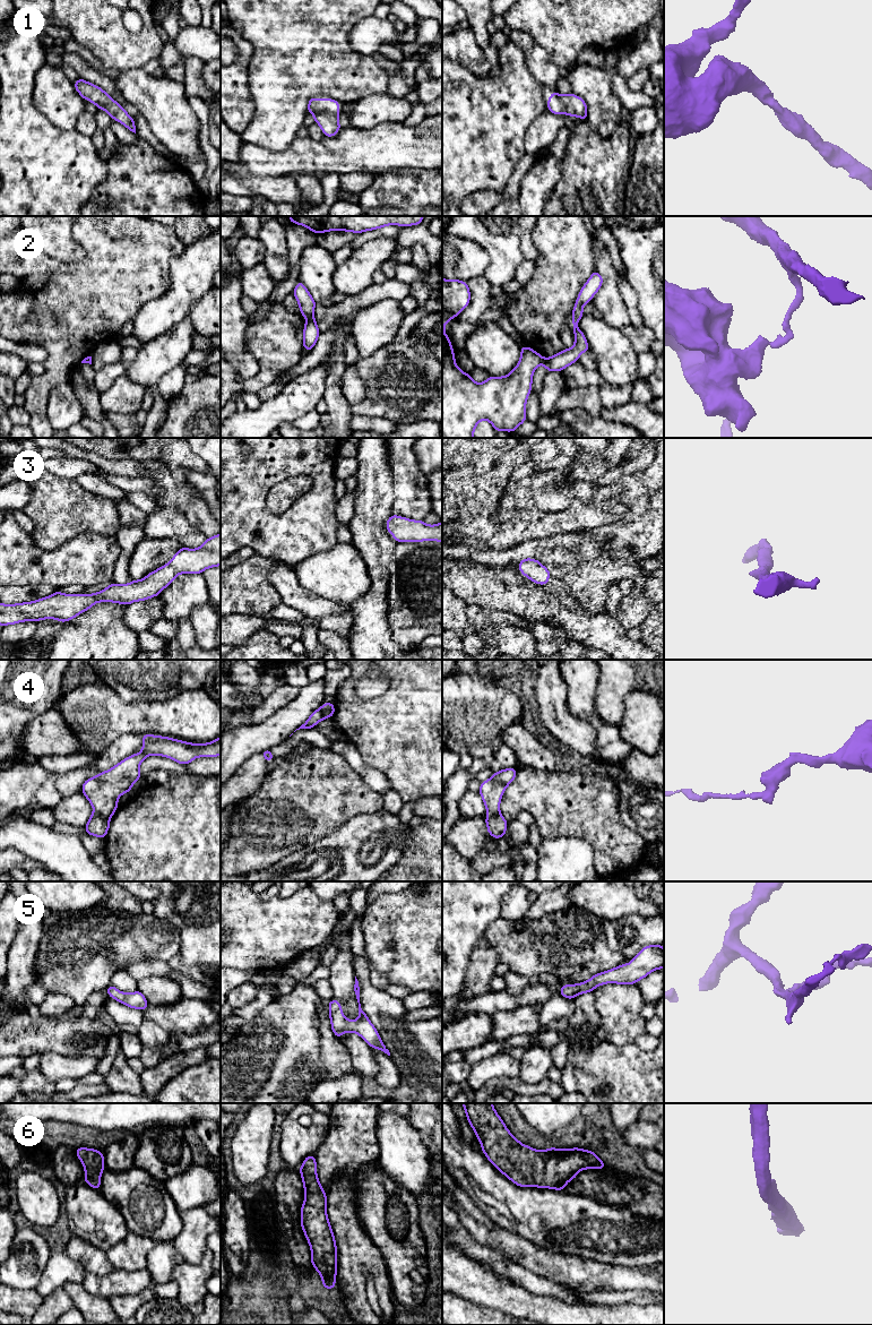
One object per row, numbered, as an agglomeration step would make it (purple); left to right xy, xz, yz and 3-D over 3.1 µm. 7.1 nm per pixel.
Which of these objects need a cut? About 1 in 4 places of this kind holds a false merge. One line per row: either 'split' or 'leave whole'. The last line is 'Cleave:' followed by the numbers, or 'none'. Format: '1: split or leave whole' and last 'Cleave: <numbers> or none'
1: leave whole
2: split
3: leave whole
4: split
5: leave whole
6: leave whole
Cleave: 2, 4

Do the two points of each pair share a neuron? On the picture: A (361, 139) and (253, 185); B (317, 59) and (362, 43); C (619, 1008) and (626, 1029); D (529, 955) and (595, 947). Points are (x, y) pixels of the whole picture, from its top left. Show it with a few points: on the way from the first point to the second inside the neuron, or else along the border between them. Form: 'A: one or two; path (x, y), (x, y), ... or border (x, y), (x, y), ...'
A: two; border (248, 174), (288, 175)
B: two; border (359, 20), (350, 32), (350, 45), (371, 56)
C: one; path (621, 1013), (623, 1024)
D: one; path (545, 947), (579, 947)

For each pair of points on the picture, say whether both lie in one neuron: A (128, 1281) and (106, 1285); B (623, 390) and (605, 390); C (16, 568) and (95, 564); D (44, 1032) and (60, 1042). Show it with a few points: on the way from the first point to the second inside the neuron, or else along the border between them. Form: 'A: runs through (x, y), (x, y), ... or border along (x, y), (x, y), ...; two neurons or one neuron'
A: runs through (122, 1282), (115, 1282), (112, 1285); one neuron
B: runs through (619, 390), (610, 390); one neuron
C: runs through (35, 567), (63, 567), (76, 564); one neuron
D: runs through (48, 1034), (52, 1034), (57, 1039); one neuron

